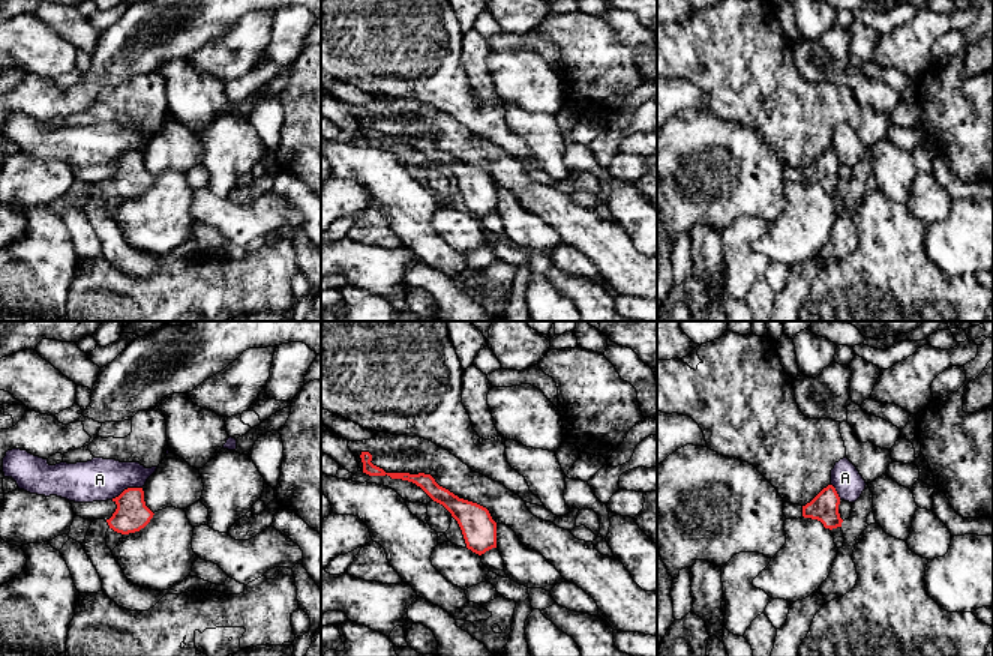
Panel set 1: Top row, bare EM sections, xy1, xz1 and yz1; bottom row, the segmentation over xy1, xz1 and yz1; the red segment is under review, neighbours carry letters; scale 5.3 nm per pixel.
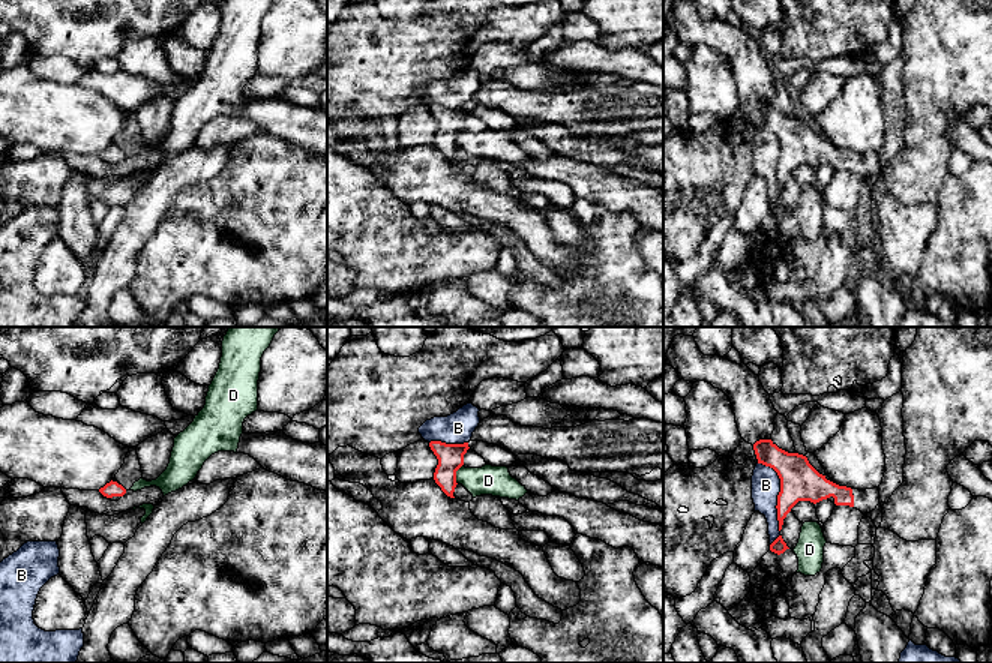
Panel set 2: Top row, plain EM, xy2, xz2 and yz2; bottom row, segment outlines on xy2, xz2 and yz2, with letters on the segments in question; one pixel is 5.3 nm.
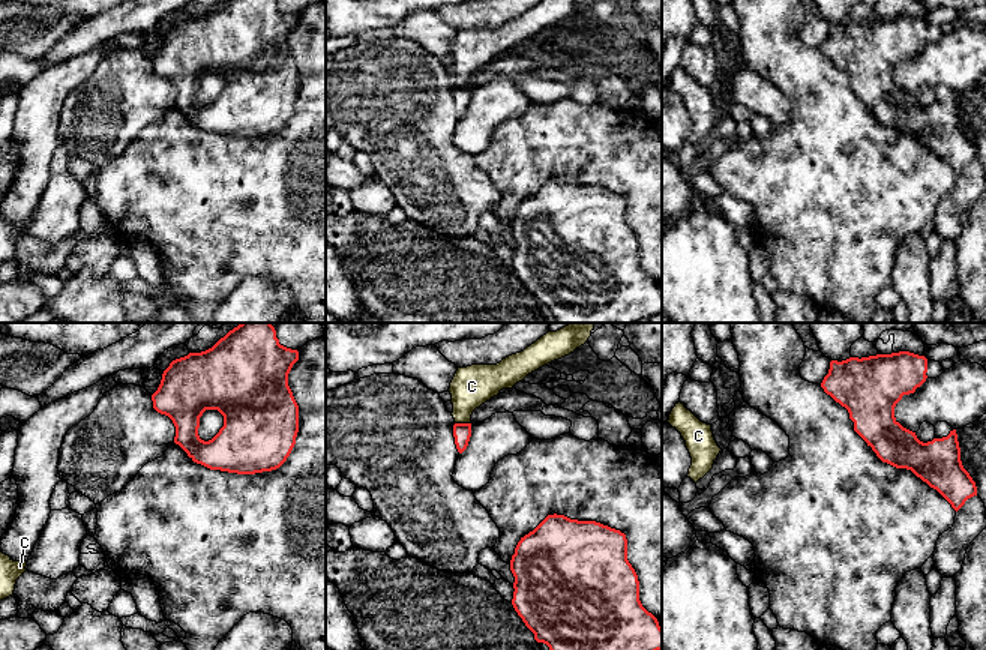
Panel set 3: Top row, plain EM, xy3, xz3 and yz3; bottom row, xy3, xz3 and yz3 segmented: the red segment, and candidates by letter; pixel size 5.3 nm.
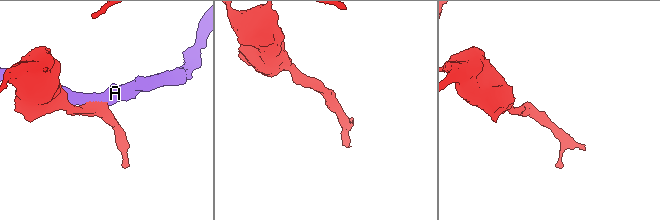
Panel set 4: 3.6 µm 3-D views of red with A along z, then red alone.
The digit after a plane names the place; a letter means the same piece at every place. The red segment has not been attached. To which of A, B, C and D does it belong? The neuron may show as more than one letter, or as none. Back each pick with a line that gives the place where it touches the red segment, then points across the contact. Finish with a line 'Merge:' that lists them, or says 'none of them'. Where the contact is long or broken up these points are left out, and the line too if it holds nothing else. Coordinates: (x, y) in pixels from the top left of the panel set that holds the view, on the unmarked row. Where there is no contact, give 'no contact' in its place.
Merge: none of them

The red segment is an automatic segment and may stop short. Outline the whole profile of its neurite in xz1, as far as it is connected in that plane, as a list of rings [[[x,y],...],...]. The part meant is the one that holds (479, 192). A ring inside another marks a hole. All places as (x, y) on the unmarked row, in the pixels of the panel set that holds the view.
[[[362,116],[363,137],[369,140],[390,140],[392,143],[402,143],[420,150],[434,165],[442,168],[452,180],[458,185],[466,212],[482,219],[486,215],[496,212],[496,186],[492,183],[489,174],[477,167],[459,162],[448,153],[440,150],[430,138],[418,137],[386,137],[382,132],[374,129],[372,119]]]

